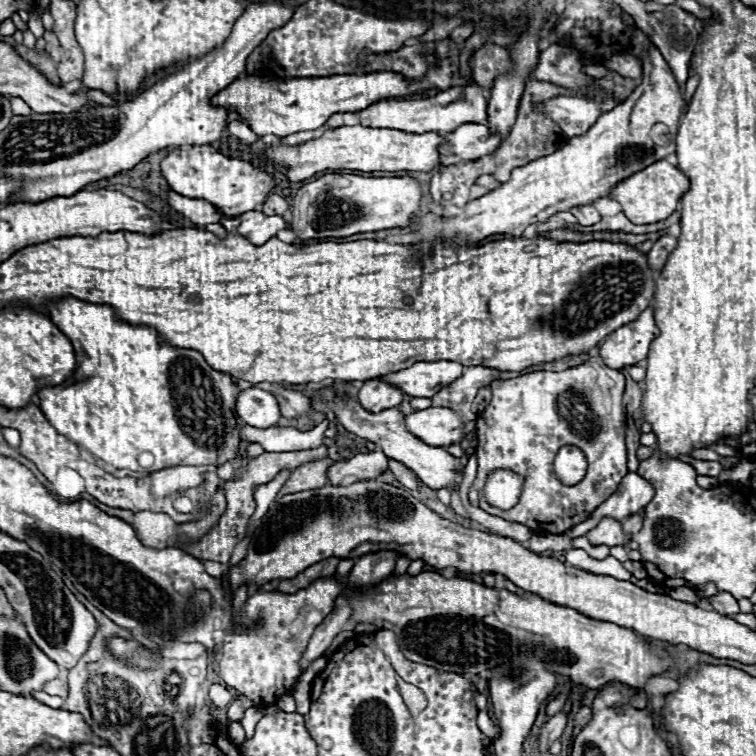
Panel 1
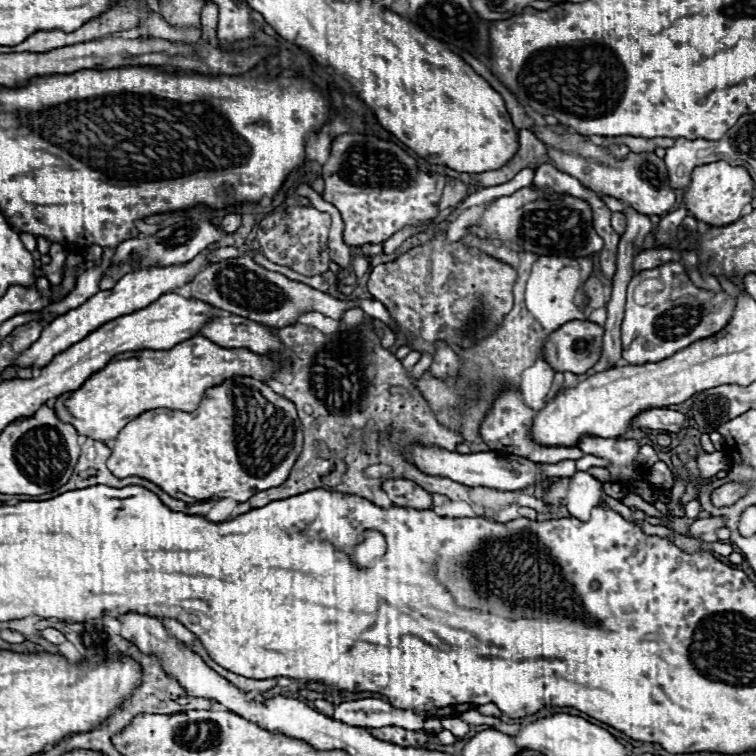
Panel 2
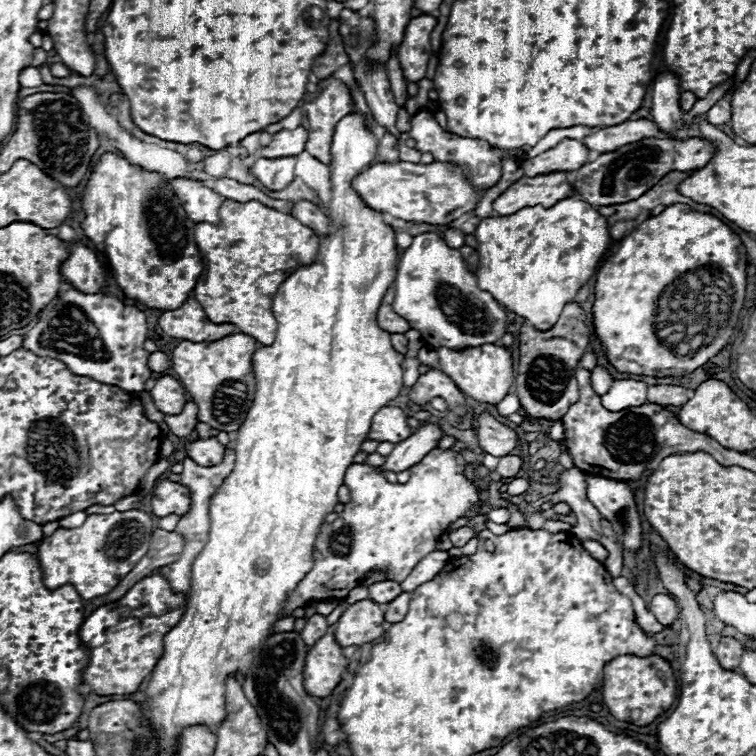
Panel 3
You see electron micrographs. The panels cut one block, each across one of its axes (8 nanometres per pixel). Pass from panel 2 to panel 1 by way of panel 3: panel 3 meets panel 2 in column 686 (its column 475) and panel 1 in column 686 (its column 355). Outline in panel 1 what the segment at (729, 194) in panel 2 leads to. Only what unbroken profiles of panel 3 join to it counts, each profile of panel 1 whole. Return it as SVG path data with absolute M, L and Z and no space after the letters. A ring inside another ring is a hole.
M658 160L650 166L646 166L644 170L640 170L638 174L632 174L630 178L624 178L622 182L618 182L610 194L612 200L620 202L624 216L634 222L634 224L654 224L660 220L666 220L674 210L678 200L682 198L682 194L690 188L688 178L672 164L668 164L666 160Z

